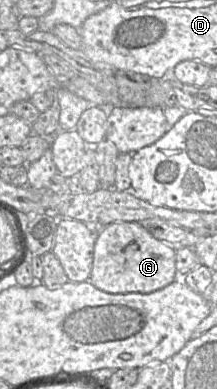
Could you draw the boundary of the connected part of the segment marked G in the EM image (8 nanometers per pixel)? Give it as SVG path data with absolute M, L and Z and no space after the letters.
M115 222L97 232L89 281L111 294L151 293L178 278L176 250L156 239L138 222Z

